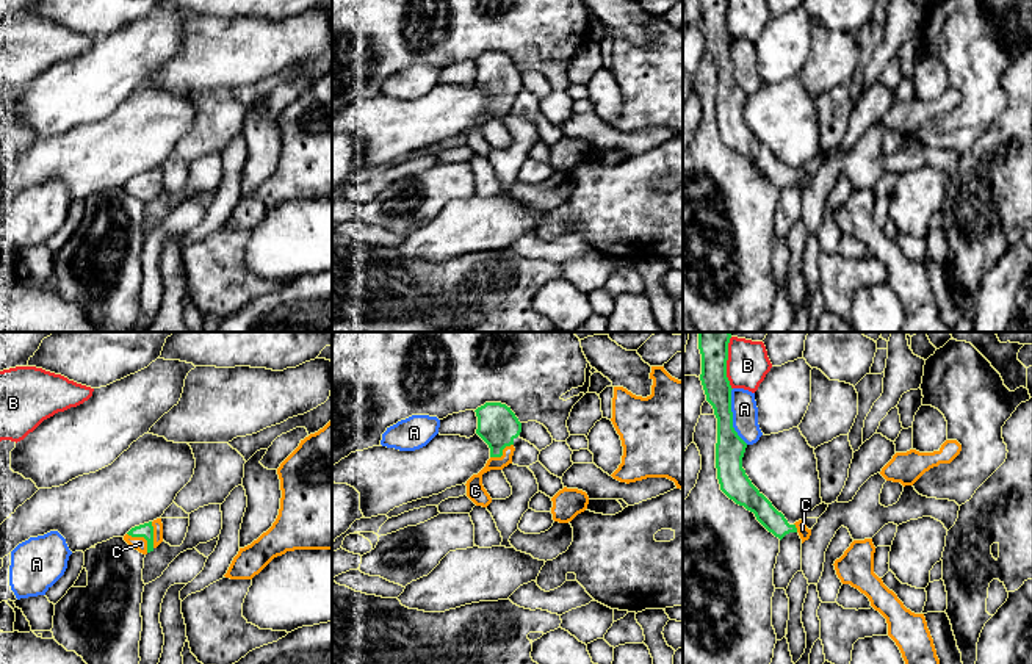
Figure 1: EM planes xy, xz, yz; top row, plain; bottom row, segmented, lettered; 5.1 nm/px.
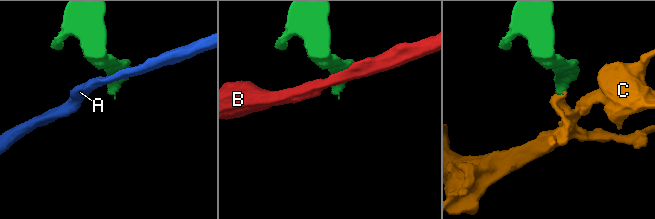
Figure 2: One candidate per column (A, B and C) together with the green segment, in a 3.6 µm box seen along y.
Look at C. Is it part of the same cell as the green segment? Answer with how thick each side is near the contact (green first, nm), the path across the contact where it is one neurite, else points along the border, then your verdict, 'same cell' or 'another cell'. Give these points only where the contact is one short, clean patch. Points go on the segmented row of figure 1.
calibres 70 and 70 nm; way xy (146, 530), (143, 536), (140, 544); same cell

